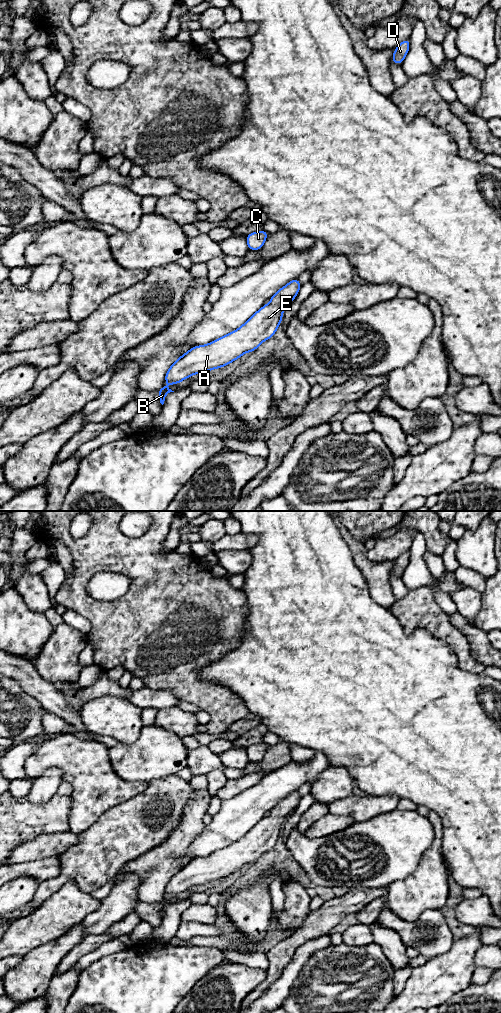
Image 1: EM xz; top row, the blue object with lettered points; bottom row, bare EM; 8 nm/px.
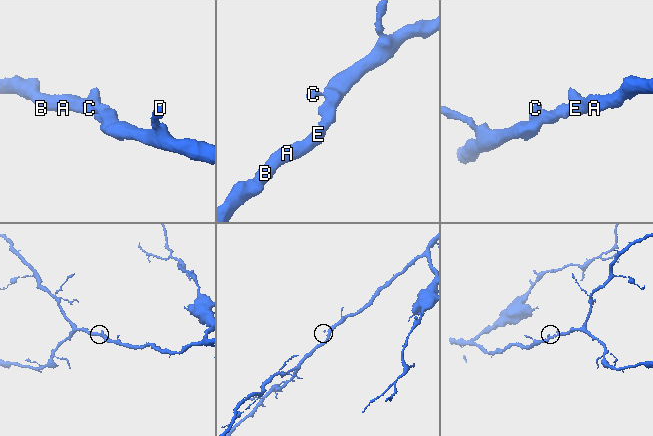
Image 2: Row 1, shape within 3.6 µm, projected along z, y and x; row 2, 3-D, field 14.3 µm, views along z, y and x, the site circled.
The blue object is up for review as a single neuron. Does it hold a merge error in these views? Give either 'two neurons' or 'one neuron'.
one neuron

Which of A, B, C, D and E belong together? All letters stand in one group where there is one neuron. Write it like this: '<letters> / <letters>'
A B C D E

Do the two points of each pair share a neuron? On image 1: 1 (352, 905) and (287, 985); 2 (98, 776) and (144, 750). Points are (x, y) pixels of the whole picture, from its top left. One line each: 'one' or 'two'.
1: two
2: two

